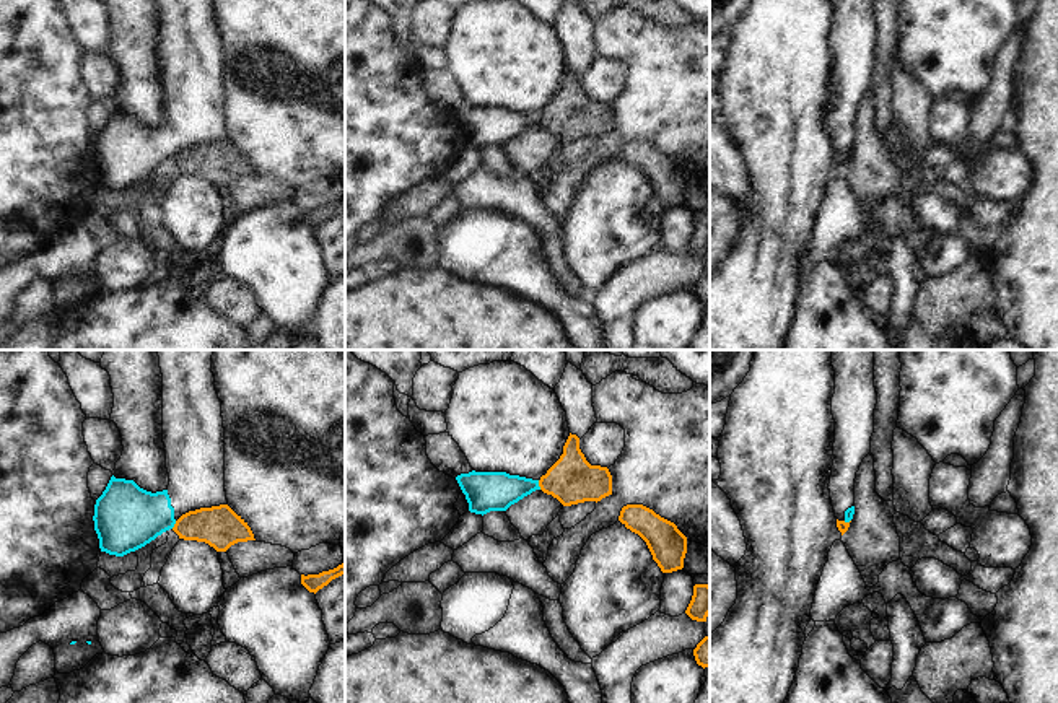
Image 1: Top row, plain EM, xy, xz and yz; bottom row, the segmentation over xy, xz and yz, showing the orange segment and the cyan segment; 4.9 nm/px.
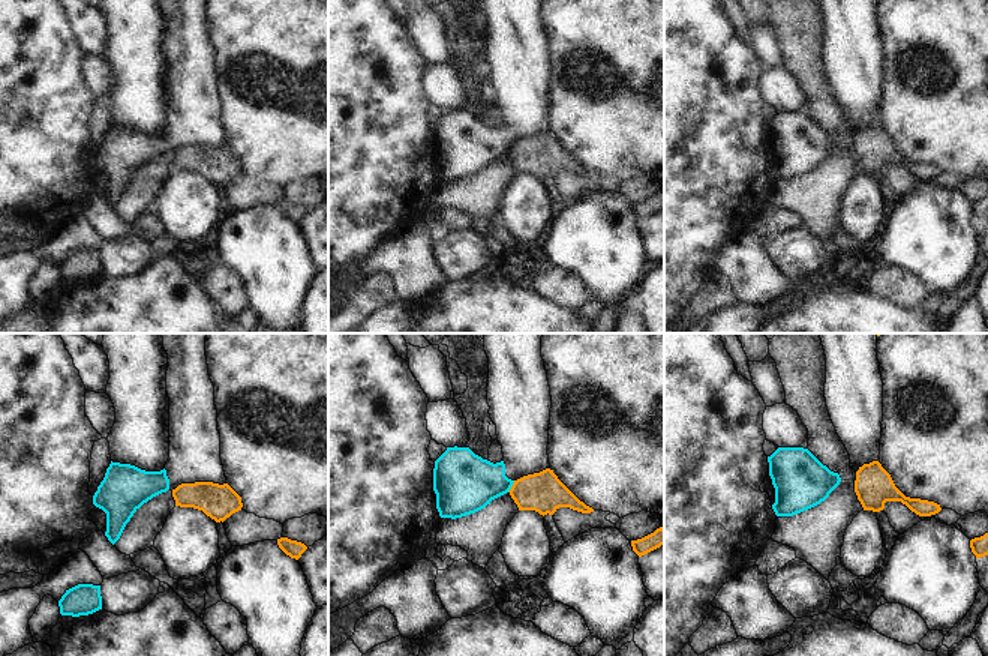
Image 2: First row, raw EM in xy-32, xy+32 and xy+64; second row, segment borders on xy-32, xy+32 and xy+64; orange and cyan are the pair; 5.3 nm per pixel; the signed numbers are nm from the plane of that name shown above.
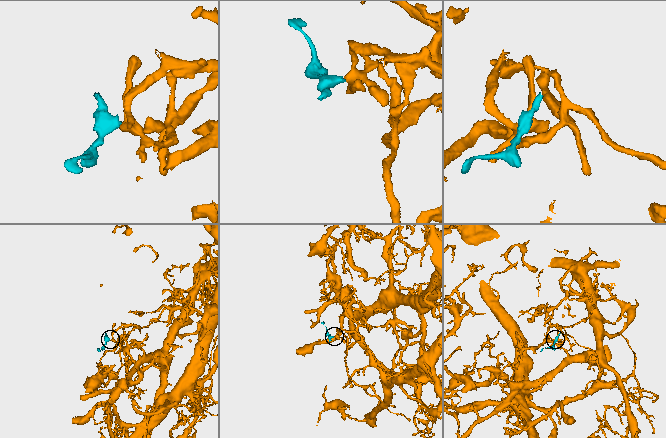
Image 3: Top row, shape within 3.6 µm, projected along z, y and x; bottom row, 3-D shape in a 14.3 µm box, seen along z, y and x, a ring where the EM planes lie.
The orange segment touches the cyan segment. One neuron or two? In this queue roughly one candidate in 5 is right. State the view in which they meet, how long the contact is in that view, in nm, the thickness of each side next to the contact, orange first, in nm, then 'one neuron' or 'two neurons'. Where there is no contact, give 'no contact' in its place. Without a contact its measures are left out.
contact in xz; length 50 nm; calibres 240 and 190 nm; two neurons

